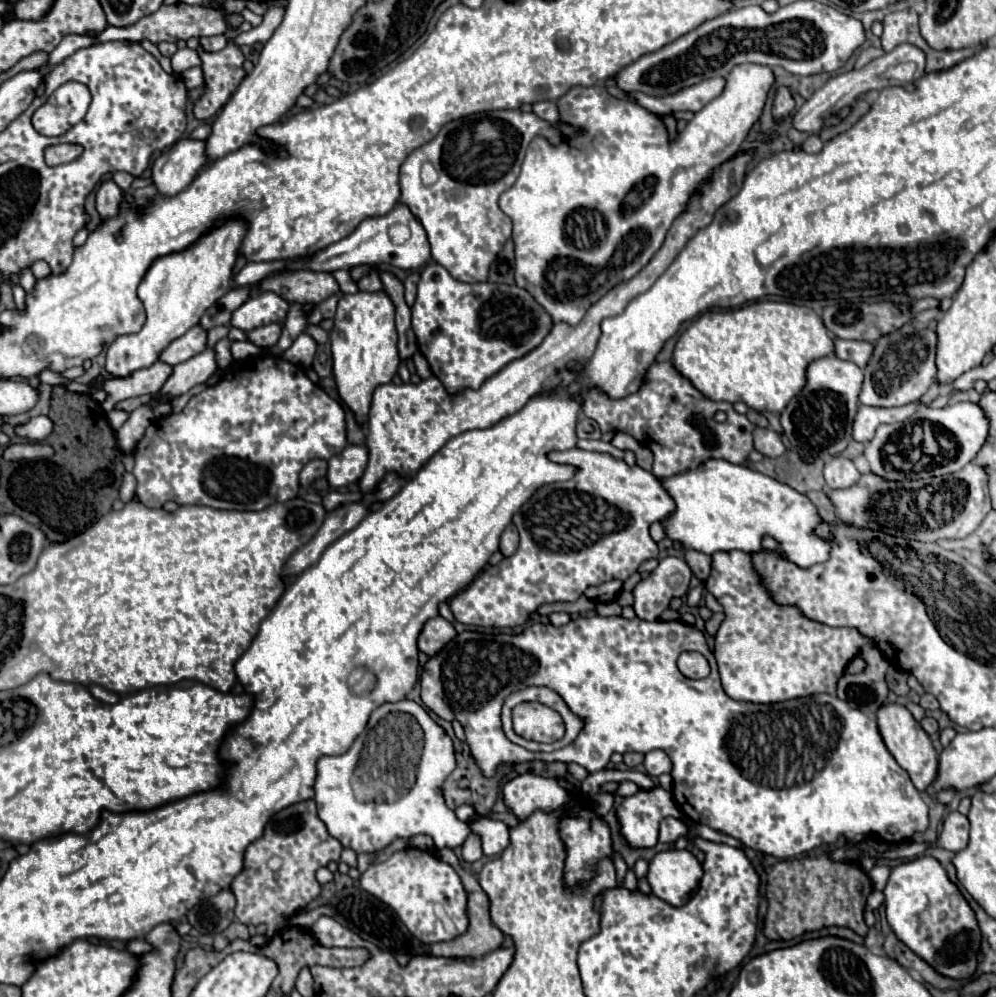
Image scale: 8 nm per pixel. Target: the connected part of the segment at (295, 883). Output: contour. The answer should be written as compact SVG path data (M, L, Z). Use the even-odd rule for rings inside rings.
M313 800L297 802L277 812L265 826L265 834L245 850L245 866L231 884L231 892L237 898L235 916L243 924L265 924L267 936L271 938L285 926L287 916L303 910L319 896L321 888L315 880L315 872L331 860L339 860L341 850L343 846L327 834L325 824L319 820ZM275 856L281 858L277 870L269 866L269 860Z

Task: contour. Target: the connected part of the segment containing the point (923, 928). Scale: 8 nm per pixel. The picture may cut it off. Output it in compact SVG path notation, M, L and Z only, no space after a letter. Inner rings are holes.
M921 856L911 862L903 862L891 870L891 876L887 880L887 886L883 890L885 894L885 912L887 922L891 924L897 938L907 944L915 954L919 954L925 962L929 962L937 972L951 976L951 978L969 978L977 968L977 950L979 950L979 926L975 922L975 916L961 896L959 888L947 878L947 872L933 856Z

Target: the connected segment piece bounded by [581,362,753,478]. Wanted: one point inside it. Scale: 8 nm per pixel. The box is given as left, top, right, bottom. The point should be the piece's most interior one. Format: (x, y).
(669, 415)

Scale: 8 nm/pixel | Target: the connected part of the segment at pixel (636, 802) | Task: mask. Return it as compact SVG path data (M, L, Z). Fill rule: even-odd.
M655 786L651 790L639 790L625 798L617 808L621 822L621 834L635 848L655 846L659 834L659 822L667 816L683 816L671 792Z

